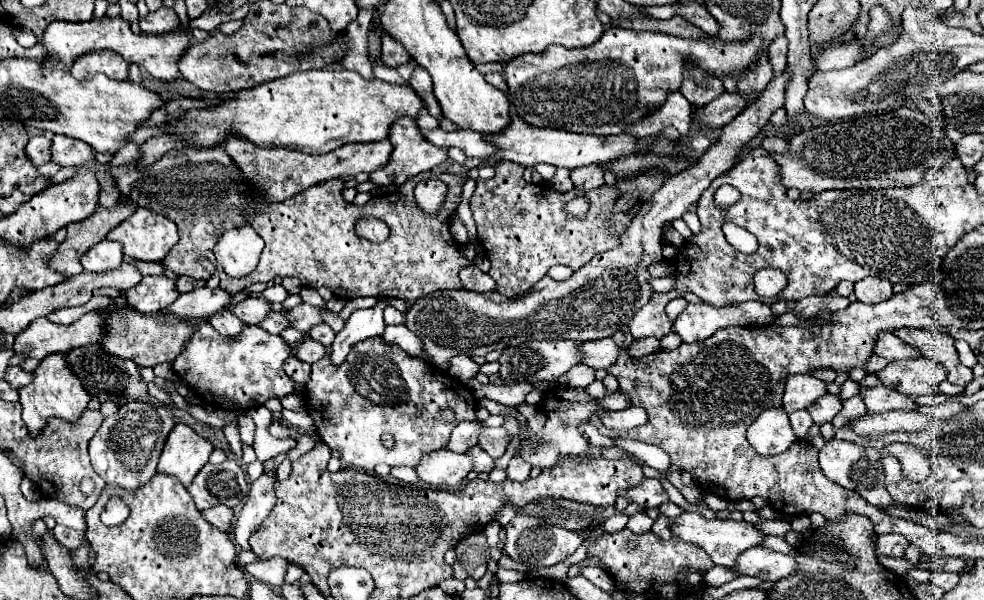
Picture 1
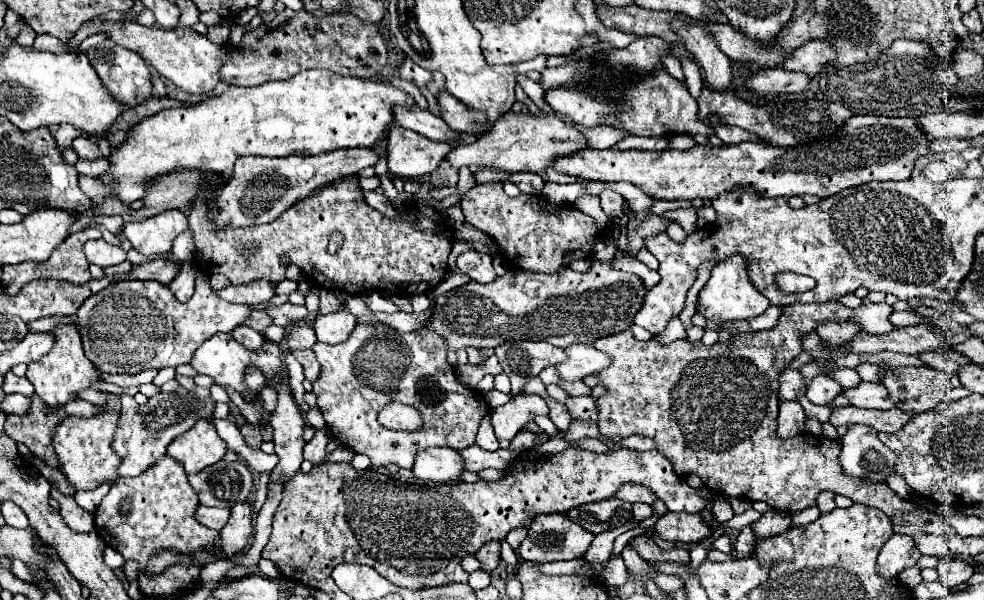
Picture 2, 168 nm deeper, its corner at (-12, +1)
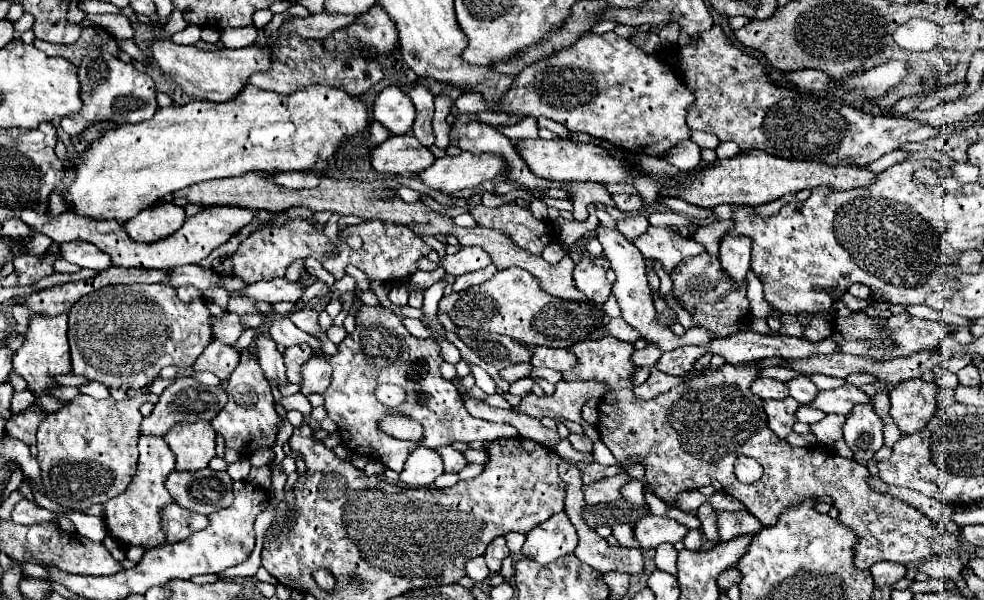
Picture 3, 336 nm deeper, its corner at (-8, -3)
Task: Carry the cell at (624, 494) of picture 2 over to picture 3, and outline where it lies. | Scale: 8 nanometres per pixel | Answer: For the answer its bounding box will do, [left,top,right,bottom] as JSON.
[584,473,632,505]

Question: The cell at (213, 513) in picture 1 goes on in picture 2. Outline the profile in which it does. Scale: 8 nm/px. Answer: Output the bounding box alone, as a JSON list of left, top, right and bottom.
[196,505,230,531]

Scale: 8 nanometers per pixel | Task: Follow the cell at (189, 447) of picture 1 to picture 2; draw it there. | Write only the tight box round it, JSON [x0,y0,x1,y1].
[168,419,226,473]

